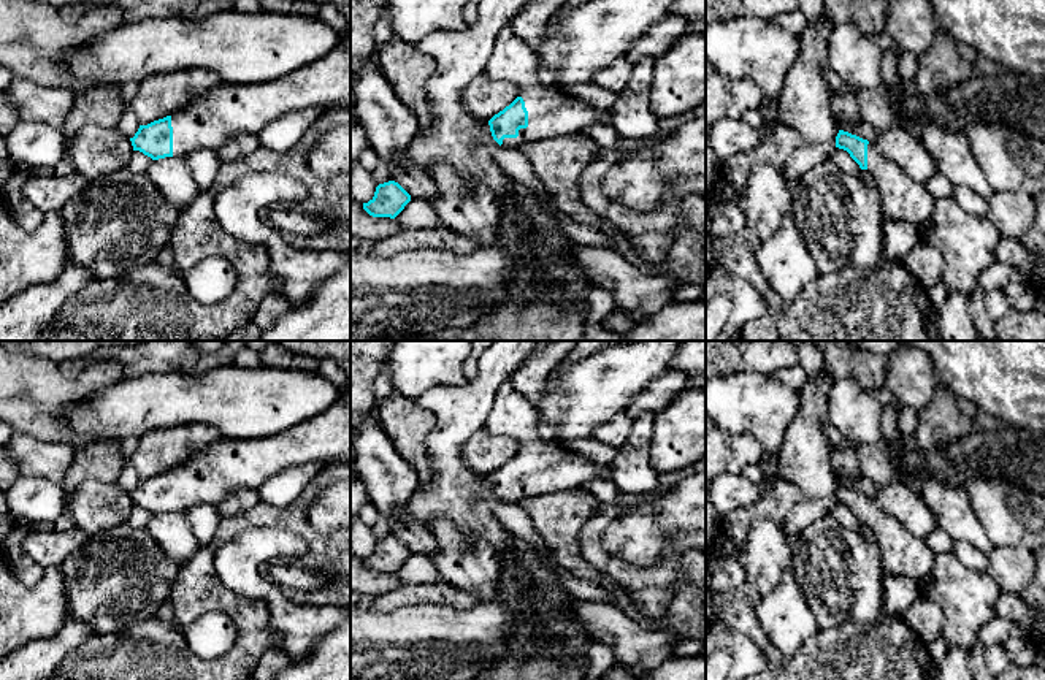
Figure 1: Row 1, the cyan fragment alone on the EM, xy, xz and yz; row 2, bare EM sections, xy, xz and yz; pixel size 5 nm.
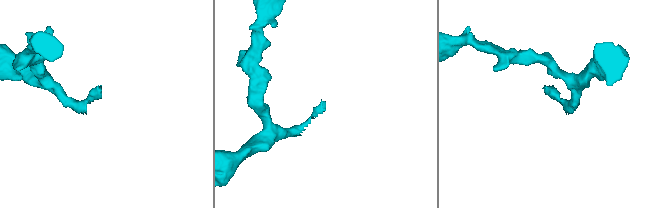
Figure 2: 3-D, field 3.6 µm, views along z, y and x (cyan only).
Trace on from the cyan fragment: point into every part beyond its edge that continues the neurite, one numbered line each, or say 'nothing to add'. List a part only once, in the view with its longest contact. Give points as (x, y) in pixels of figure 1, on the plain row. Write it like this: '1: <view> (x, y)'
1: xz (551, 468)

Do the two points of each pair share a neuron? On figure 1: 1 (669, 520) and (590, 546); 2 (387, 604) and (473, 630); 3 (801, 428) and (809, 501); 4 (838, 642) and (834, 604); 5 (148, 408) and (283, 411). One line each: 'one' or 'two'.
1: two
2: two
3: one
4: two
5: one

